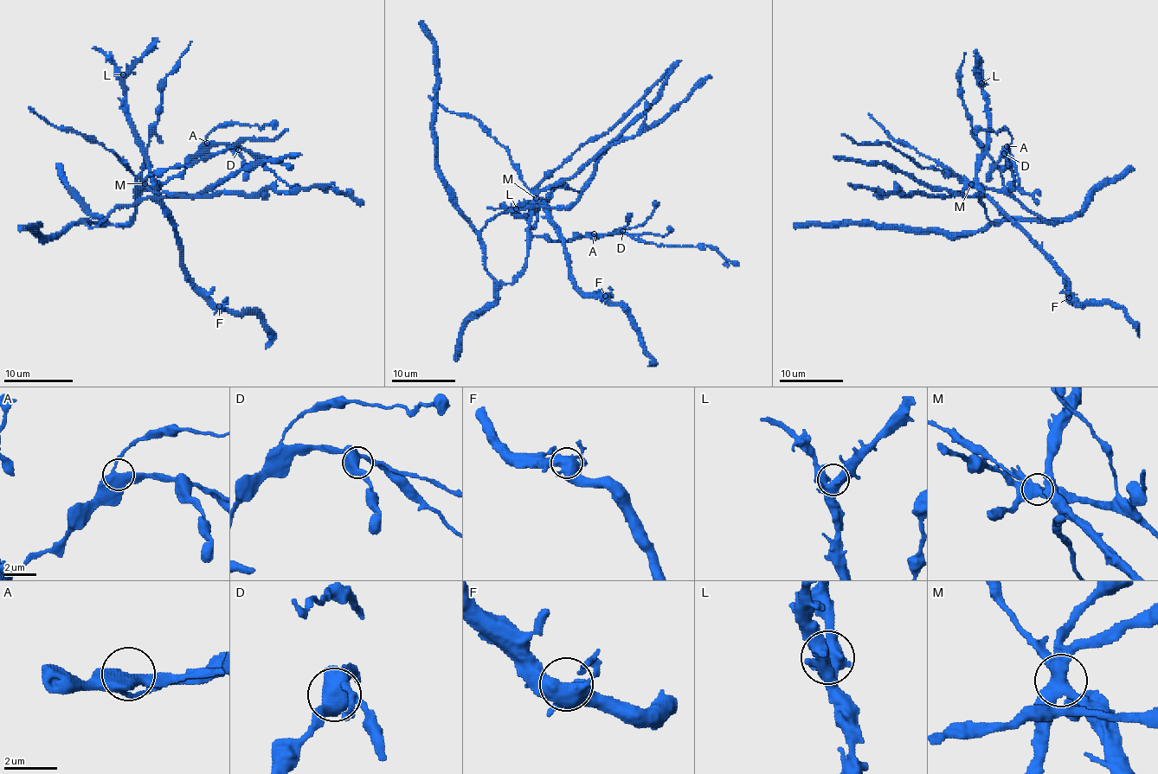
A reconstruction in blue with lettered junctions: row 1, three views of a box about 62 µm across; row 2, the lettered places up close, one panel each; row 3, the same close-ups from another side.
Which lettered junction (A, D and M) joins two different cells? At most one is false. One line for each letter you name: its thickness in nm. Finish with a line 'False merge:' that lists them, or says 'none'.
False merge: none

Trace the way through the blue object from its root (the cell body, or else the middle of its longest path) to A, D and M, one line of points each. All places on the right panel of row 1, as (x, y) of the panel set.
A: (1051, 223), (1031, 213), (1008, 191), (1013, 184), (1013, 172), (1006, 146)
D: (1051, 223), (1031, 213), (1008, 191), (1013, 184), (1013, 170), (1008, 148), (1004, 153)
M: (1051, 223), (1027, 212), (1006, 194), (978, 189), (972, 184)

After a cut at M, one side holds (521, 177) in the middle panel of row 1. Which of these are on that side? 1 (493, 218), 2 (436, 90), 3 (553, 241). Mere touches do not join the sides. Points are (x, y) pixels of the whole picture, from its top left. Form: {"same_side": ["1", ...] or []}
{"same_side": []}

